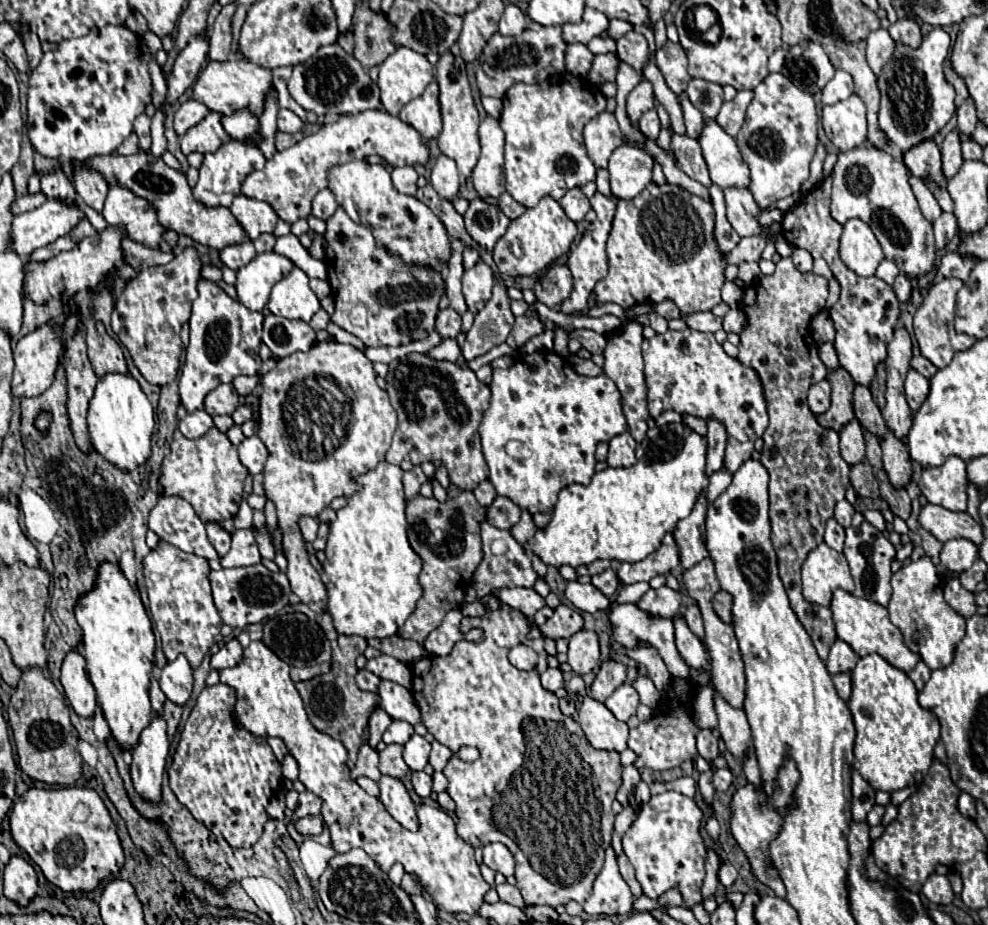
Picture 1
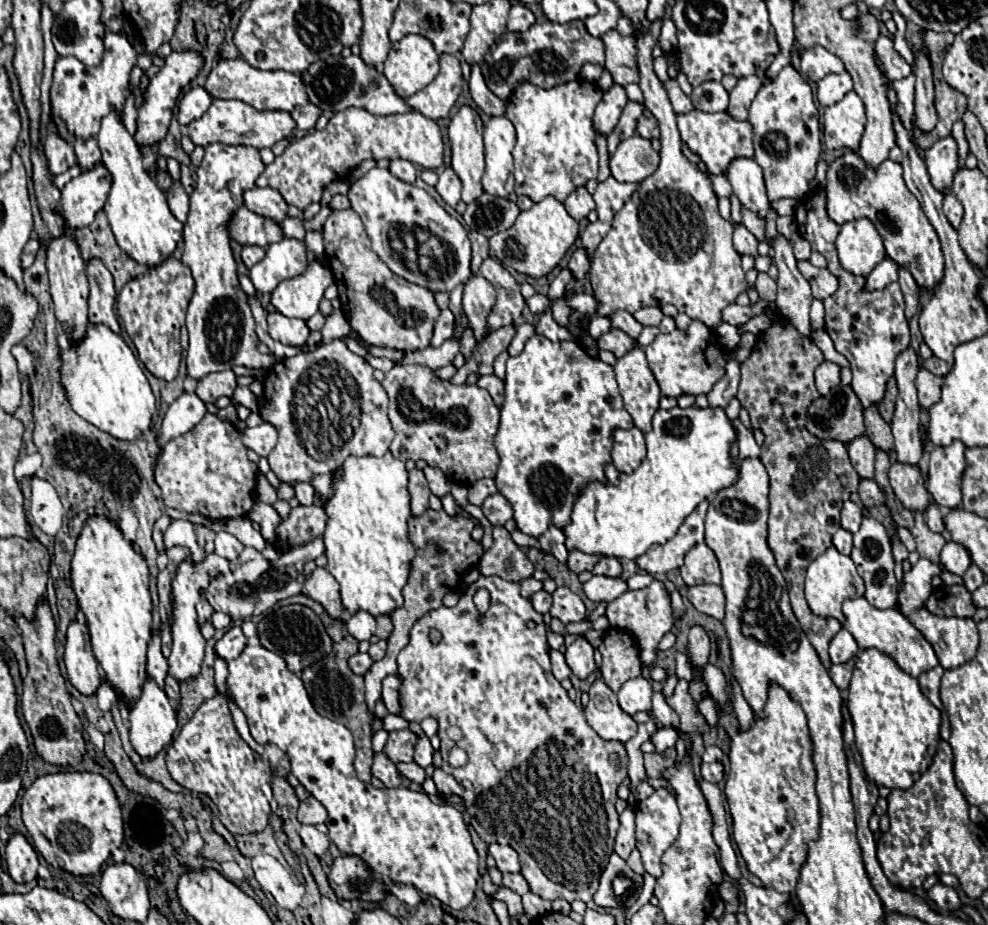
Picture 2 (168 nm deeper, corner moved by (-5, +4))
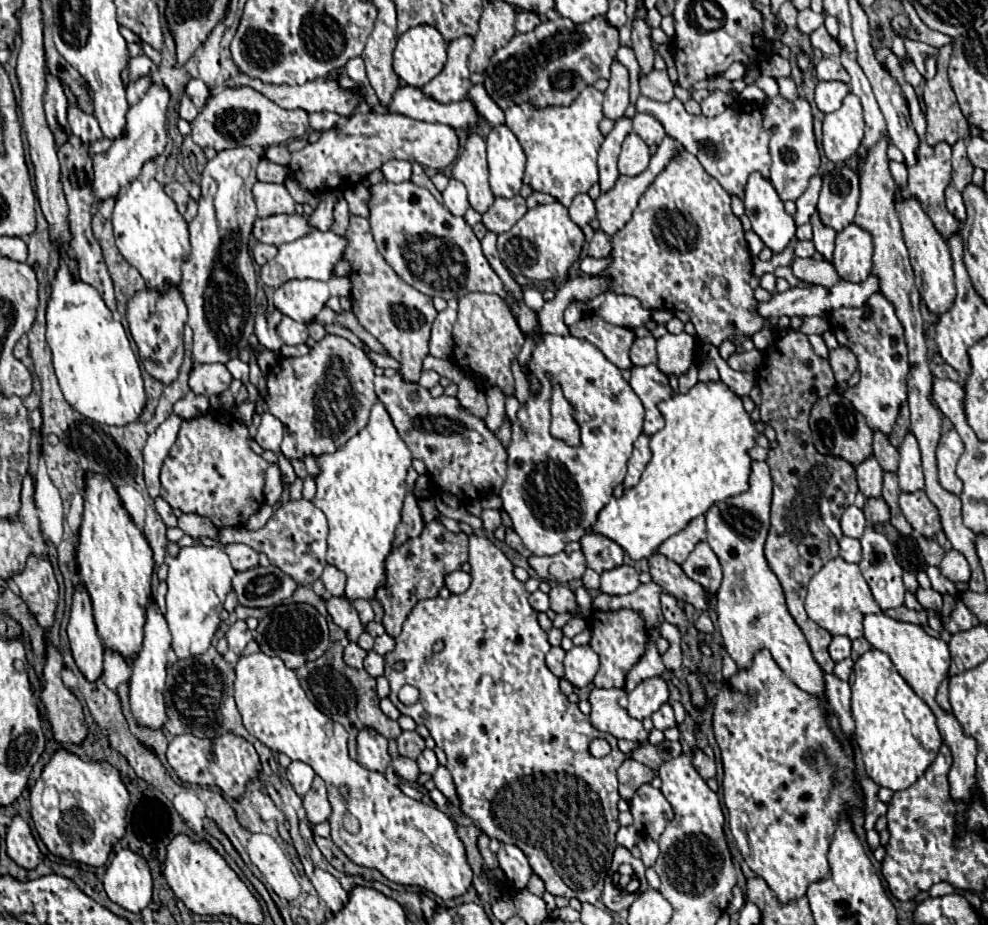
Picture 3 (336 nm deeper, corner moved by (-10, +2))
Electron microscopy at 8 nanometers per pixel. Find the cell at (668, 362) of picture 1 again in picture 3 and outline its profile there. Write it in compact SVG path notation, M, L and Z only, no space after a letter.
M665 334L657 340L657 368L667 376L683 376L697 360L697 338L681 334Z

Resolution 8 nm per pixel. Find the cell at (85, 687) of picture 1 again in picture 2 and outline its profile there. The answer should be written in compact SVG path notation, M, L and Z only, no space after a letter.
M78 620L70 622L64 646L66 646L64 664L68 670L70 682L86 696L96 694L96 690L102 682L102 670L94 658L92 646L90 646L88 626Z

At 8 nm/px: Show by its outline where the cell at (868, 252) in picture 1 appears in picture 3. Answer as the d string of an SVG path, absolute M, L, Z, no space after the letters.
M857 224L837 234L833 266L847 282L863 282L873 272L873 238Z

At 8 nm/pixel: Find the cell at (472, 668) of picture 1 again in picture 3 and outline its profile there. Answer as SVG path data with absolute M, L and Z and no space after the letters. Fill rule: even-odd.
M473 534L469 538L469 564L473 580L467 592L451 594L447 600L433 598L419 602L419 606L411 610L411 618L403 624L395 650L385 658L385 678L391 684L389 700L401 714L409 714L415 722L425 724L437 746L443 746L461 810L489 838L499 840L501 834L503 840L505 834L505 842L519 846L527 854L533 872L545 882L549 894L567 900L579 898L579 902L599 906L603 880L611 866L613 850L617 848L619 792L615 772L627 756L619 750L617 738L599 734L599 730L591 726L589 716L561 692L559 678L545 664L545 654L551 650L547 632L539 626L537 610L533 610L527 600L529 592L513 576L513 564L507 556L485 536ZM437 640L445 642L439 654L433 652ZM395 662L403 662L403 668L397 670ZM405 684L419 690L419 700L411 706L401 704L397 698L399 688ZM595 738L603 738L611 744L609 756L591 756L589 744ZM461 756L465 764L459 764ZM535 772L569 772L585 780L599 796L603 816L599 814L599 818L595 818L597 814L589 812L589 824L587 814L583 818L583 810L567 816L567 820L573 822L571 834L577 834L577 842L581 842L579 886L567 886L559 876L555 868L559 856L557 848L555 852L543 850L541 802L511 802L511 808L503 810L495 806L495 796L501 788ZM535 830L539 834L535 834Z

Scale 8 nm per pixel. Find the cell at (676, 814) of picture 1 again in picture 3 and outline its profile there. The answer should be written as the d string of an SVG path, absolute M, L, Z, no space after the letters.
M643 784L631 798L629 806L633 814L633 826L641 828L643 834L653 838L655 842L675 816L669 800L661 794L661 790L653 788L651 784Z

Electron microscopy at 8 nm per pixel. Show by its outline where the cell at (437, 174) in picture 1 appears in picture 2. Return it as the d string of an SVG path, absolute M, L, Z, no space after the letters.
M446 168L440 172L440 180L436 184L436 190L440 194L440 198L450 204L452 208L456 208L456 204L460 202L460 190L462 190L462 184L458 180L458 176L454 174L452 168Z

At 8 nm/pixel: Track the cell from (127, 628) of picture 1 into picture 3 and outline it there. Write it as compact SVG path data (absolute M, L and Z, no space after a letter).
M93 474L85 480L85 512L79 528L77 564L81 580L91 596L97 632L103 646L123 658L135 658L143 644L143 626L151 602L153 554L143 532L127 516L117 490L107 478Z

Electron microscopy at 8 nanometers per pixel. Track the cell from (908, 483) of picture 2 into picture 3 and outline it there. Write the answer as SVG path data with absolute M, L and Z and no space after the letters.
M925 490L901 492L899 504L905 518L917 532L921 532L925 538L935 538L935 534L941 530L941 522L935 504L929 500Z

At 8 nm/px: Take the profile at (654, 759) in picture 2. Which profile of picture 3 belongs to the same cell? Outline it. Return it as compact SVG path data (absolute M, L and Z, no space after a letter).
M645 744L645 746L637 748L637 750L631 754L631 758L635 758L637 762L649 766L651 770L659 770L659 766L663 764L663 760L661 760L661 756L659 756L659 752L657 752L657 748L655 748L653 744Z

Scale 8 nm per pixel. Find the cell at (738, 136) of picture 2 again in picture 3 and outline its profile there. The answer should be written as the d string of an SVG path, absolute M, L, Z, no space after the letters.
M639 96L635 108L637 108L637 112L645 112L645 114L655 116L663 124L665 132L671 138L675 138L687 152L697 156L701 166L729 194L737 194L739 198L743 198L743 186L747 182L747 174L751 174L753 170L761 172L761 174L769 174L771 158L769 158L767 144L769 144L771 130L763 130L761 110L757 106L753 108L751 104L737 102L731 108L727 108L723 114L719 114L715 118L705 118L703 114L699 114L699 116L689 114L677 98L661 104L651 98Z

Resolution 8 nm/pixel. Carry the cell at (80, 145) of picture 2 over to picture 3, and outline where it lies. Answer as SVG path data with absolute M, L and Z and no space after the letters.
M65 88L65 94L69 98L69 126L71 126L71 132L85 144L89 146L91 142L103 138L101 130L99 130L99 124L95 122L93 116L81 112L77 106L75 106L75 100L71 96L71 92Z

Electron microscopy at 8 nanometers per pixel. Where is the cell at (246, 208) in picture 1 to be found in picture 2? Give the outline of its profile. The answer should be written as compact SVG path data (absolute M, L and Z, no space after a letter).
M254 186L244 194L244 206L264 218L272 218L282 222L288 216L288 204L282 194L274 188L258 188Z

